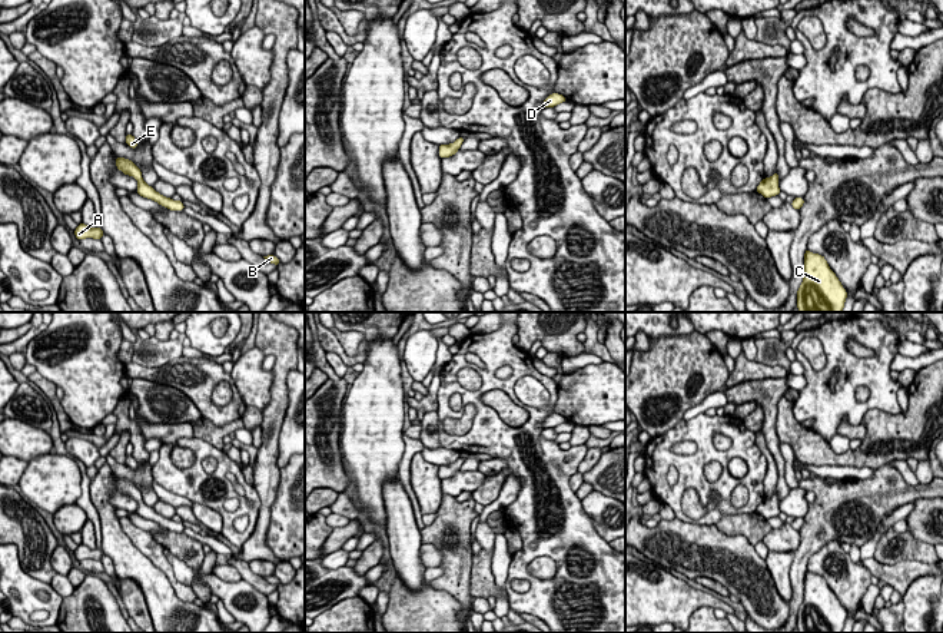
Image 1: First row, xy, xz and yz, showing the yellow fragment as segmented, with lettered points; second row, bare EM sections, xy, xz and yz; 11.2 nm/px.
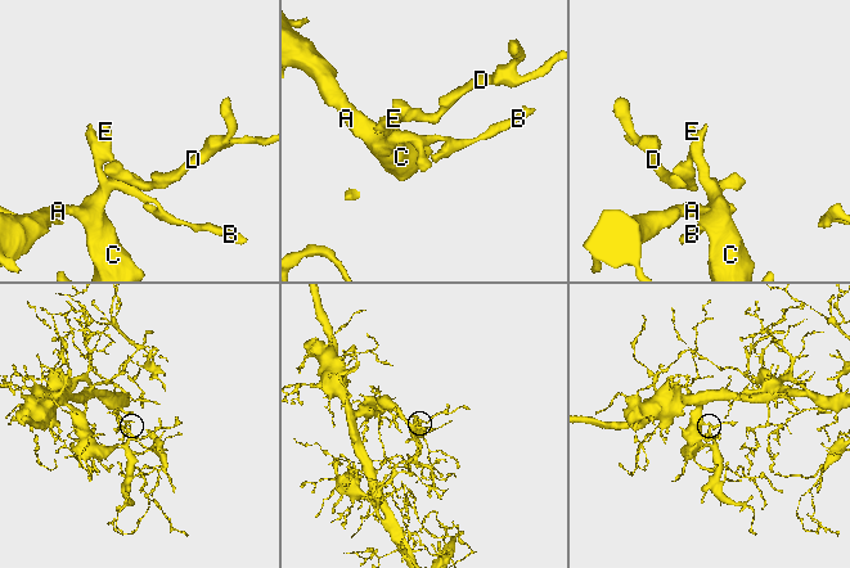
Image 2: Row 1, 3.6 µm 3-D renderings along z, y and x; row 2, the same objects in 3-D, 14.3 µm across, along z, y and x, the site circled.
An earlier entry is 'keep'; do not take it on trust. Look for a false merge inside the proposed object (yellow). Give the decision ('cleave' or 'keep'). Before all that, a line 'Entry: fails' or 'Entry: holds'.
Entry: holds
keep

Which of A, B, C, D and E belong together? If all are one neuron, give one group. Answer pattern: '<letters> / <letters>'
A B C D E

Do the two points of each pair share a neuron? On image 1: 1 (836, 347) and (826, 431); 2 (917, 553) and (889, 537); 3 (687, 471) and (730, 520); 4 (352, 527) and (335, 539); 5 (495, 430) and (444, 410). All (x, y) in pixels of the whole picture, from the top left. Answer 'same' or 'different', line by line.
1: same
2: same
3: different
4: same
5: same

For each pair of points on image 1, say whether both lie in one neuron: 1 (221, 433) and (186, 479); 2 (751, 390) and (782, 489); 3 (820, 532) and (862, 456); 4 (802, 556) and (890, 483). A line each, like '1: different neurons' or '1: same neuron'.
1: different neurons
2: same neuron
3: different neurons
4: same neuron

